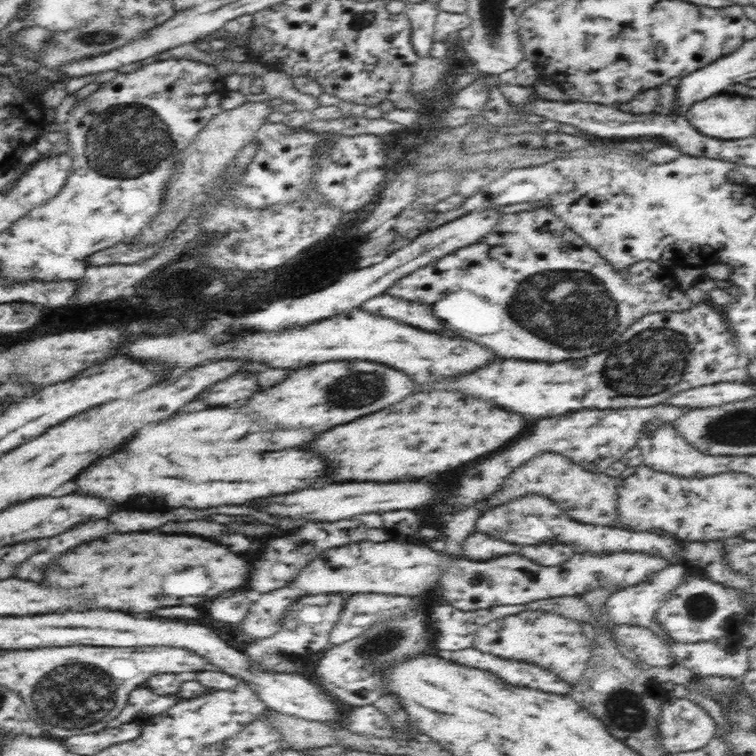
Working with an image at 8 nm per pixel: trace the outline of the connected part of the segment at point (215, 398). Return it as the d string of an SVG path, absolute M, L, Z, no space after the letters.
M240 372L240 374L226 378L224 382L210 386L206 392L200 394L200 400L206 406L228 406L240 400L248 400L254 390L258 390L256 374Z

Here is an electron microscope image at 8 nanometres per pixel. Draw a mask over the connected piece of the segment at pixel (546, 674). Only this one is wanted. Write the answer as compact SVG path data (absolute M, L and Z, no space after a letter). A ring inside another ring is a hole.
M476 648L450 652L448 658L458 664L490 670L514 686L526 686L526 688L534 688L534 690L542 690L542 692L550 692L550 694L570 694L570 690L572 690L570 684L560 680L550 670L542 670L540 666L534 666L528 662L504 660L504 658L498 658L492 654L484 654Z

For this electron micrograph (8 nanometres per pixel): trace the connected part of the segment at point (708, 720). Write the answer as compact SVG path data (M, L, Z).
M673 698L661 707L660 744L666 755L701 749L718 736L717 722L698 703Z

